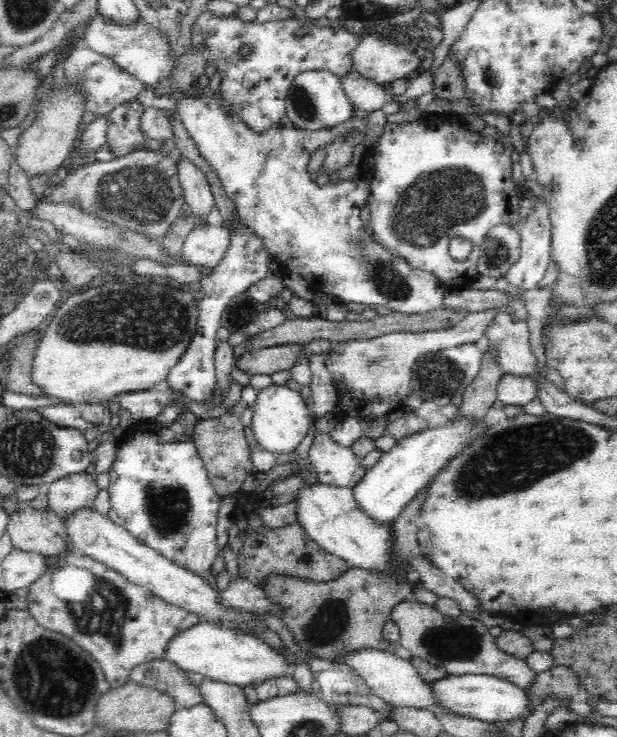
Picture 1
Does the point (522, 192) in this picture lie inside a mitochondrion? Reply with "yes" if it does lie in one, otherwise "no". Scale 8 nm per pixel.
no

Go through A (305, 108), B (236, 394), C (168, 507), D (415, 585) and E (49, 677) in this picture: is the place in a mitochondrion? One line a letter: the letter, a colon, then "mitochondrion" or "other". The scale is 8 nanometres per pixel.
A: mitochondrion
B: other
C: mitochondrion
D: other
E: mitochondrion

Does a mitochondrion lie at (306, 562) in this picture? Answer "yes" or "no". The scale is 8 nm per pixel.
yes

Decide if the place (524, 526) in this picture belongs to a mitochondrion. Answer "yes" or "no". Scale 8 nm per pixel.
no

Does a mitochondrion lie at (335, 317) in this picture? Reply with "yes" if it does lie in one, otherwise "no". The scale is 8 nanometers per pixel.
no

